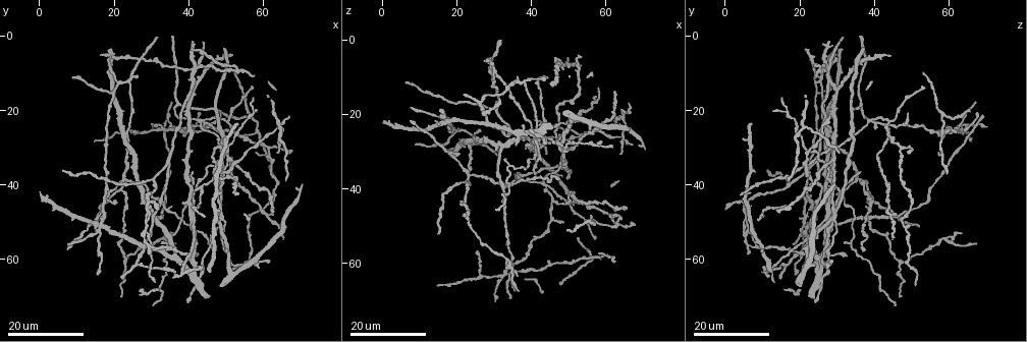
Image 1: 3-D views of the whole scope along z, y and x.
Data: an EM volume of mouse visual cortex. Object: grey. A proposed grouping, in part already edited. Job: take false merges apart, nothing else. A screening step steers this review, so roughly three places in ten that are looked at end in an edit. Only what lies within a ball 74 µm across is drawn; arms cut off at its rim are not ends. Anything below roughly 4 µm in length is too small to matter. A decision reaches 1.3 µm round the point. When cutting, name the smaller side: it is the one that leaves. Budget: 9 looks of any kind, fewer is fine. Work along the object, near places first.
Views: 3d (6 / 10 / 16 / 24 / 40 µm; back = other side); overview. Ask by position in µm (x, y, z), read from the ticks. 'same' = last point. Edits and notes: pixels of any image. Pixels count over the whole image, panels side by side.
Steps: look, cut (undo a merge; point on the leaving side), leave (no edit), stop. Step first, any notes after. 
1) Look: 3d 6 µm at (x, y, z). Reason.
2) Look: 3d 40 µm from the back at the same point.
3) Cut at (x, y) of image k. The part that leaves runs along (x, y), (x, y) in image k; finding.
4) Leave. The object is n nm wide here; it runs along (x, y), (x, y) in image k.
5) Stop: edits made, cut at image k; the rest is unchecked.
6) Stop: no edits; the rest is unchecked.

Look: 3d 16 µm at (41.0, 47.5, 28.0). Small branch off a trunk.

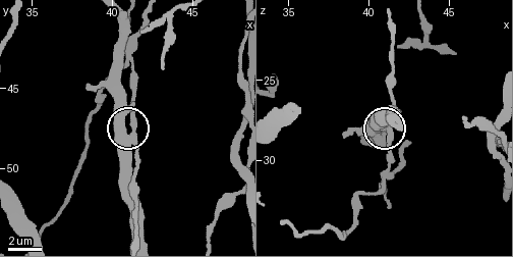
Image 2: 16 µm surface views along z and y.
Look: 3d 10 µm at (41.1, 47.4, 28.0). Zoom in.

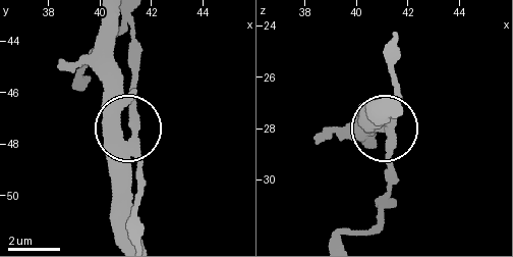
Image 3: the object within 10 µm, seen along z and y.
Look: 3d 10 µm from the back at (41.3, 47.3, 28.1).

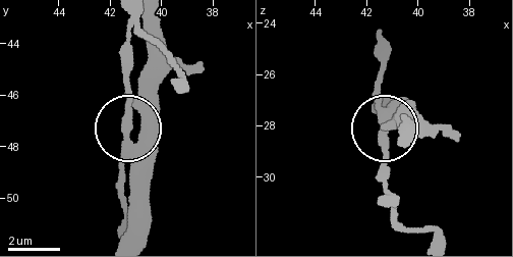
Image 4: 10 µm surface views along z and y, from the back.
Leave. The object is 400 nm wide here; it runs along (126, 238), (133, 146), (126, 75) in image 4; all the same neuron.

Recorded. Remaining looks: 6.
Look: 3d 16 µm at (49.0, 49.5, 29.5). Four or more arms meet.

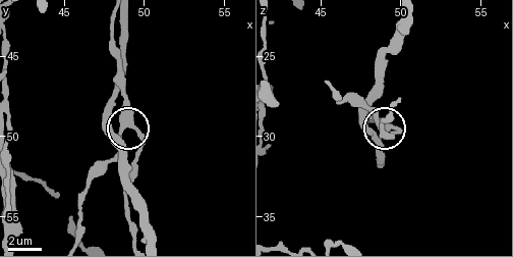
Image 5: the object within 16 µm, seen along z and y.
Look: 3d 10 µm at (49.2, 49.1, 29.3).

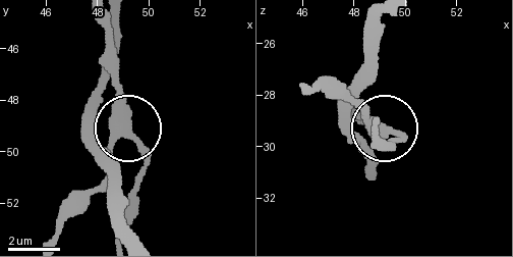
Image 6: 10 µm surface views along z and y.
Leave. 4 arms meet here; it runs along (55, 238), (127, 131), (143, 165), (136, 209) in image 6; one neuron here.

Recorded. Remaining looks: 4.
Look: 3d 16 µm at (41.0, 59.0, 27.0). A fork.

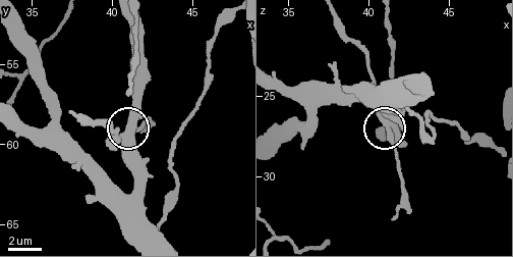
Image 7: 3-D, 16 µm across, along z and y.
Look: 3d 6 µm at the same point. Zoom in.

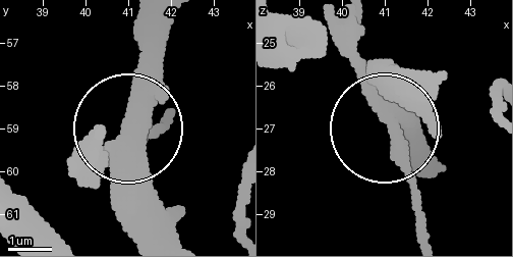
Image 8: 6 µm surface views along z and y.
Look: 3d 6 µm from the back at the same point. From behind.

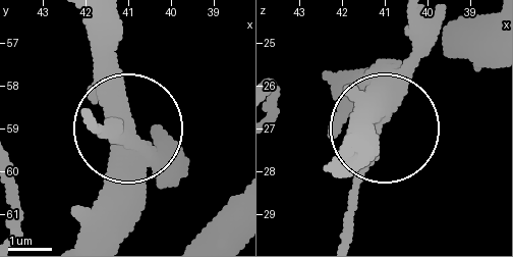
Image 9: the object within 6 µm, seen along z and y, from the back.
Leave. 3 arms meet here; all the same neuron.

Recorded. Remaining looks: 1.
Stop: no edits; the rest is unchecked.

